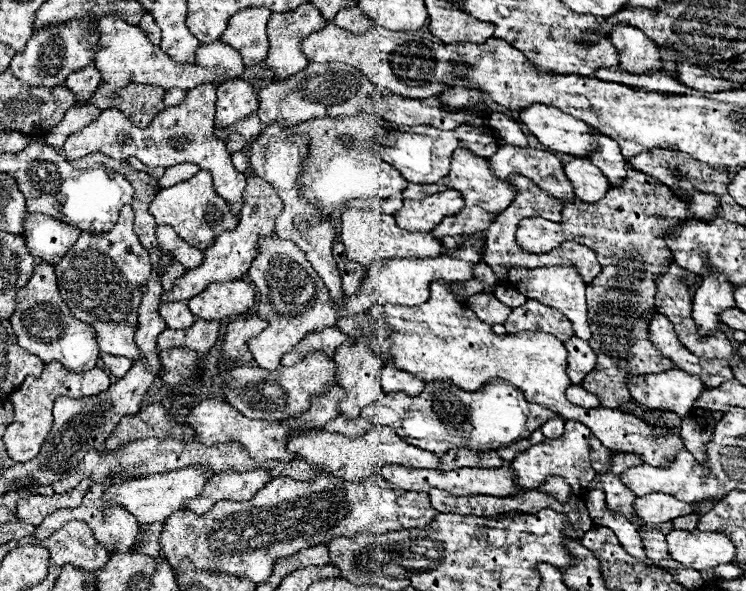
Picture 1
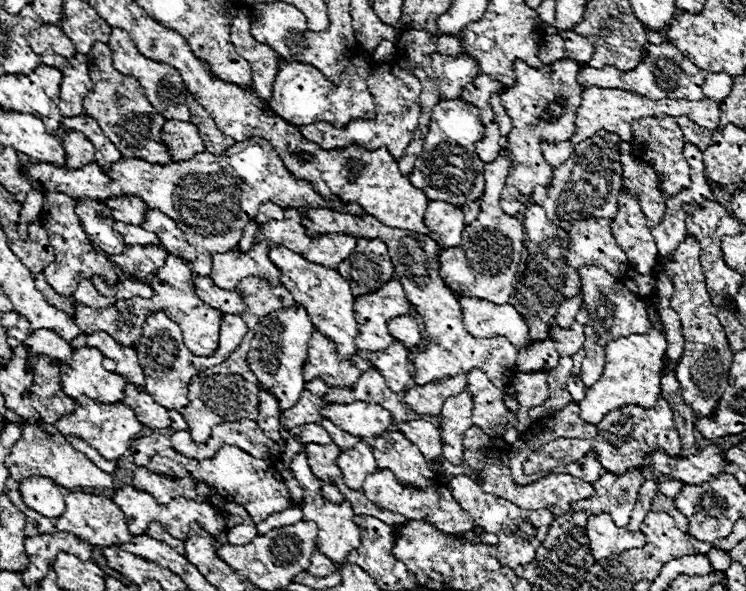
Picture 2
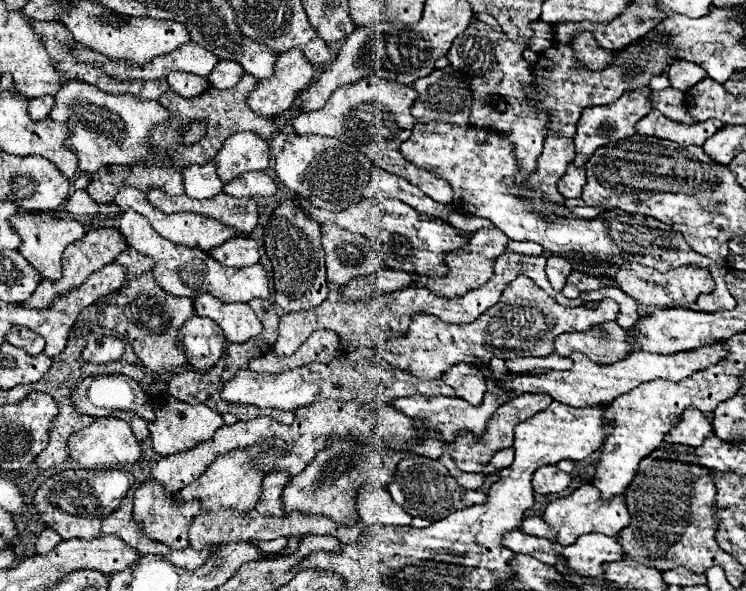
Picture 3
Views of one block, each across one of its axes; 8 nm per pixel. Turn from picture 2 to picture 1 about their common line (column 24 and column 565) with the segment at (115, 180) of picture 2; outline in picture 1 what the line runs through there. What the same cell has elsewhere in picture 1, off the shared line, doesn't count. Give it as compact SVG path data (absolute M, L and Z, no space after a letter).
M574 158L564 166L564 172L582 202L598 202L610 190L604 174L588 158Z

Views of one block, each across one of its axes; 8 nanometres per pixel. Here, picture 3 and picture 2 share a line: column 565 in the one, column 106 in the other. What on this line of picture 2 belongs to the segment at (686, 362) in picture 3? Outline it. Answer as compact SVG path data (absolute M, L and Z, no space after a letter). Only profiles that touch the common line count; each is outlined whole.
M96 348L74 350L68 362L60 364L60 384L64 394L76 398L80 394L102 402L114 404L124 398L126 378L106 372L102 368L102 352Z

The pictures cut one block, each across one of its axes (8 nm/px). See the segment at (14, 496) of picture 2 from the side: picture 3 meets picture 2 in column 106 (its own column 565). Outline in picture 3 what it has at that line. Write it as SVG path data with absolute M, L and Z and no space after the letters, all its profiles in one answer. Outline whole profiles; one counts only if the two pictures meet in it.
M592 484L580 486L580 490L572 492L570 496L550 502L546 506L542 518L544 518L544 522L548 522L548 526L558 530L560 546L570 546L582 534L600 532L600 534L608 534L608 536L618 536L624 528L628 528L628 510L624 506L624 494L618 494L610 502L604 502L600 498L600 490L596 490L596 486L592 486Z

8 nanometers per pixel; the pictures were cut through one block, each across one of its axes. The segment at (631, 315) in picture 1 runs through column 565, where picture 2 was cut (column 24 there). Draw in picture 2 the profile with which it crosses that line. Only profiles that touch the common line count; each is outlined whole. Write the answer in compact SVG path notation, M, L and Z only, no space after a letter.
M30 190L28 192L28 198L24 200L24 208L20 210L20 220L18 220L18 234L20 234L22 240L28 238L28 224L30 224L30 220L40 216L42 202L44 202L44 194L40 194L38 190Z

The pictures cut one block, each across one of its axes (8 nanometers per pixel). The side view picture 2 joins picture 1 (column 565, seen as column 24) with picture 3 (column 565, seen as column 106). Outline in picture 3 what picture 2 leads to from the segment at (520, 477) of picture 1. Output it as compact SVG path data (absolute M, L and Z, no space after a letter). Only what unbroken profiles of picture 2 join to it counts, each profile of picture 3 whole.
M544 466L540 470L536 470L534 478L532 478L532 488L538 494L556 494L566 490L570 484L570 474L562 472L556 466Z

